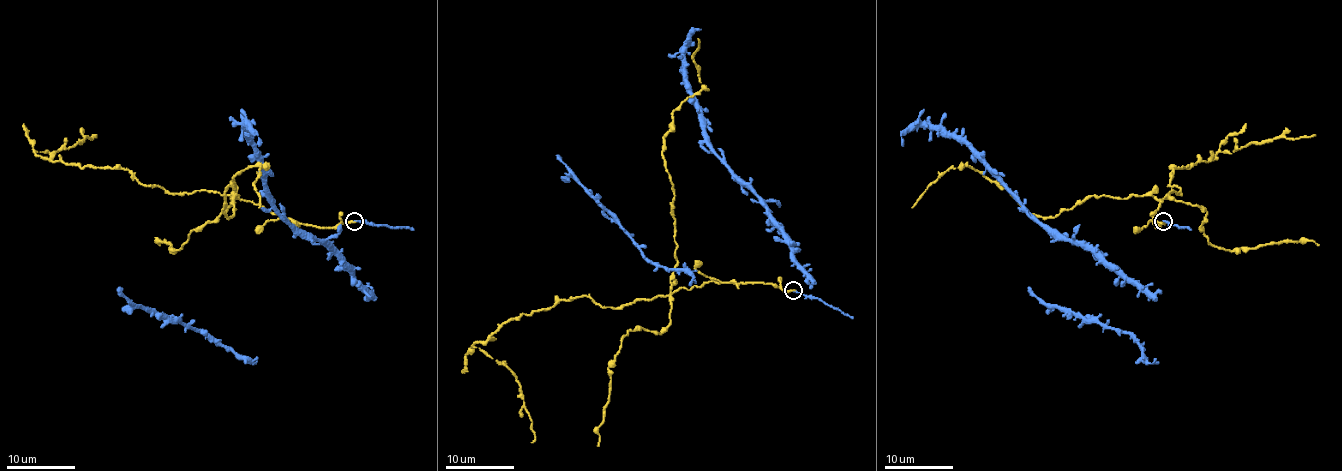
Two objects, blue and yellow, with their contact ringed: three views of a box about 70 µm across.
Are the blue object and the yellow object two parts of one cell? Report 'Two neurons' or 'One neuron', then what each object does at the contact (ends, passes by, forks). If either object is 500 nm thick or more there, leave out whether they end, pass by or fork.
One neuron. At the ring blue ends. At the ring yellow ends

